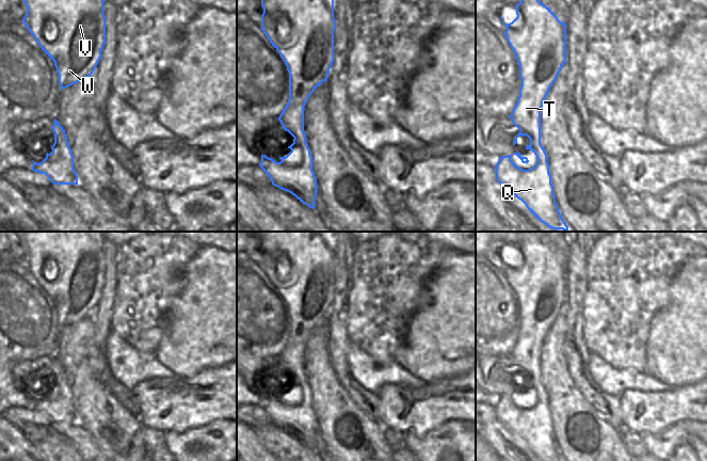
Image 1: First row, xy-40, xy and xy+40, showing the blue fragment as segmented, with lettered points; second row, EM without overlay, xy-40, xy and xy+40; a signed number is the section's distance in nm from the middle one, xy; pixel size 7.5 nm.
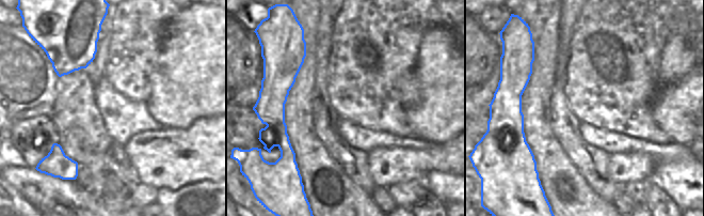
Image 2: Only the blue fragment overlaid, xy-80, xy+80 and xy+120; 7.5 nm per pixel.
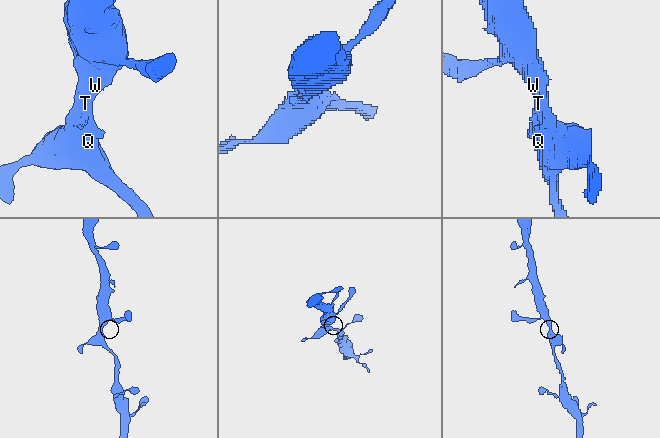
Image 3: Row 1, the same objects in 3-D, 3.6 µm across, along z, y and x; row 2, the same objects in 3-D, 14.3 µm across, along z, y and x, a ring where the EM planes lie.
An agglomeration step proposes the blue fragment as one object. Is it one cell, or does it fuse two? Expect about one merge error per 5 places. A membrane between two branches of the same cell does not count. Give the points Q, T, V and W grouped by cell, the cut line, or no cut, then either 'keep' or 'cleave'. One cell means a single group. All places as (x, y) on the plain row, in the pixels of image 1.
groups Q T V W; cut none; keep

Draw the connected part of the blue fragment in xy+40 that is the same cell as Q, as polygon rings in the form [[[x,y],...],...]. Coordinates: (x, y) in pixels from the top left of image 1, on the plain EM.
[[[523,232],[521,239],[515,245],[517,256],[508,264],[503,261],[507,267],[503,274],[515,292],[521,324],[517,341],[509,356],[519,368],[513,384],[517,382],[518,376],[528,376],[530,383],[526,388],[530,388],[536,395],[536,403],[529,409],[523,409],[511,399],[511,394],[500,396],[494,407],[496,418],[520,439],[539,460],[564,461],[556,442],[547,393],[541,383],[541,348],[562,305],[566,302],[566,264],[561,261],[533,232]]]

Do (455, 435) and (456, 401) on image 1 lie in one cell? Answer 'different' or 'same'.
different

